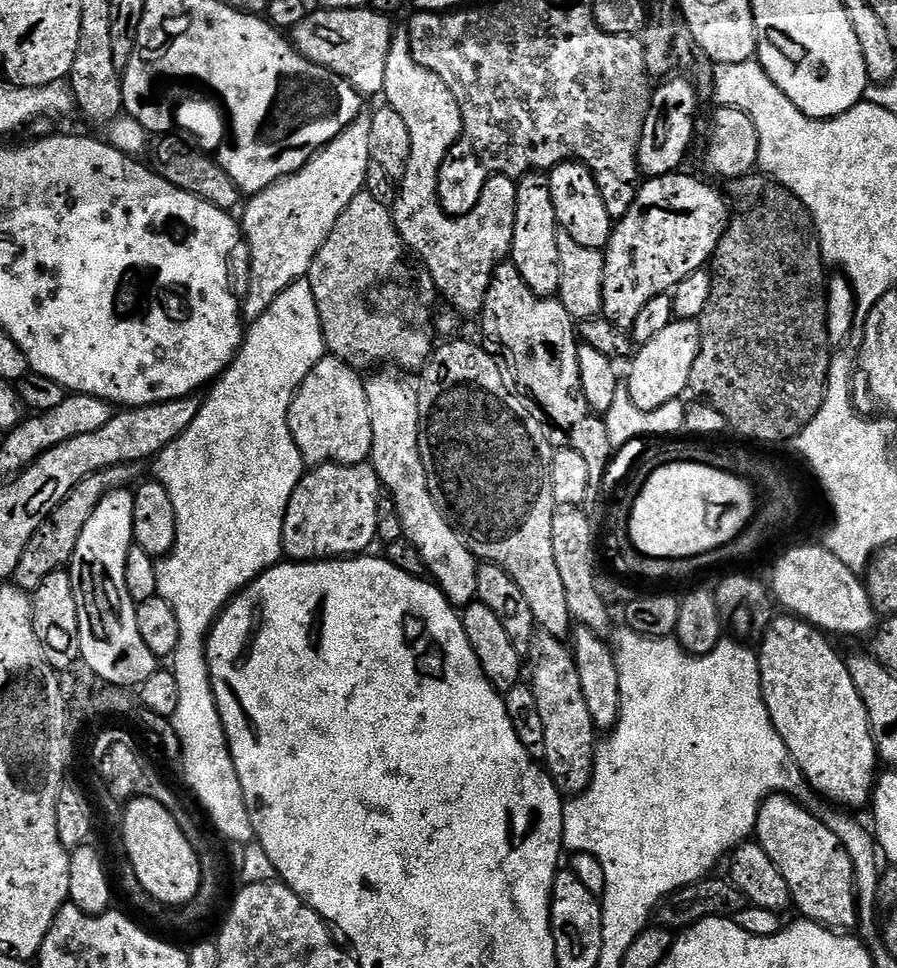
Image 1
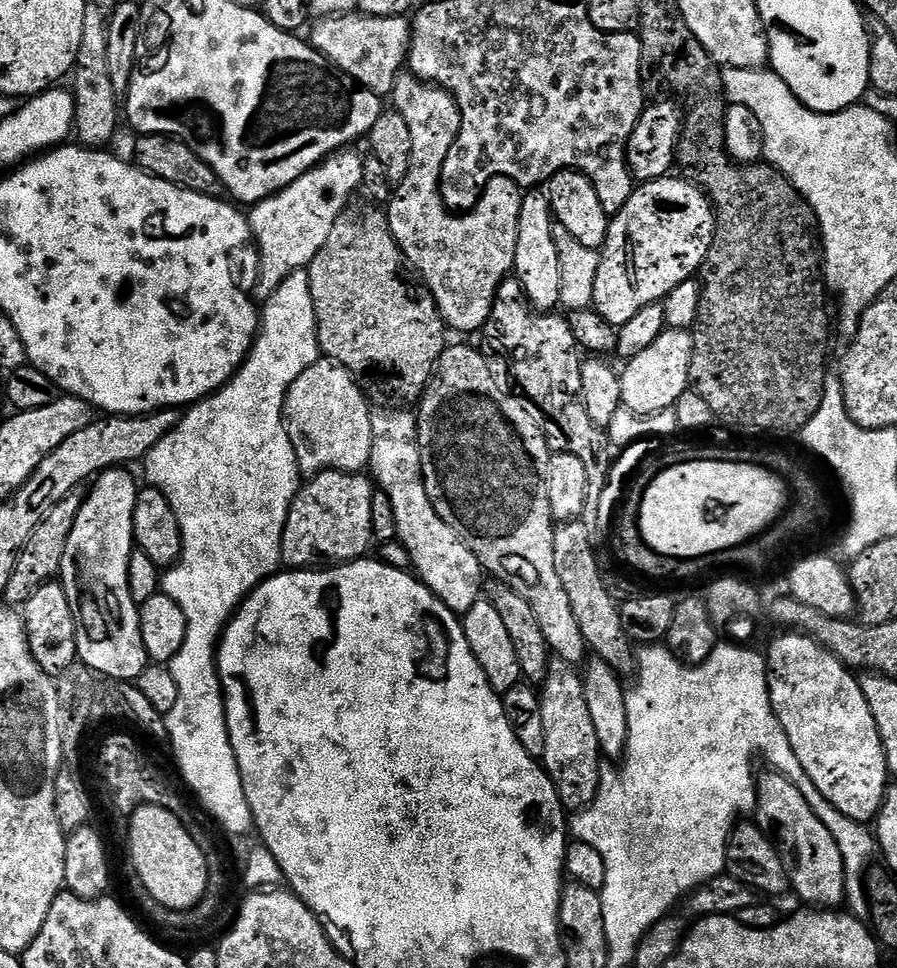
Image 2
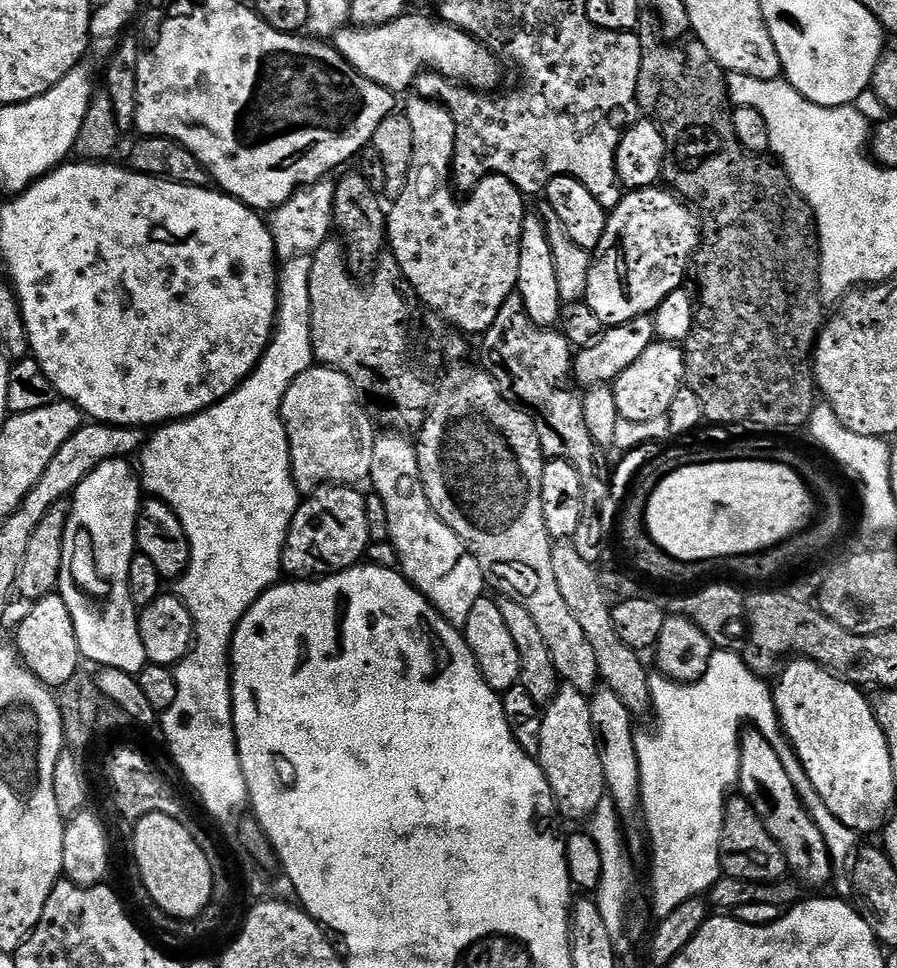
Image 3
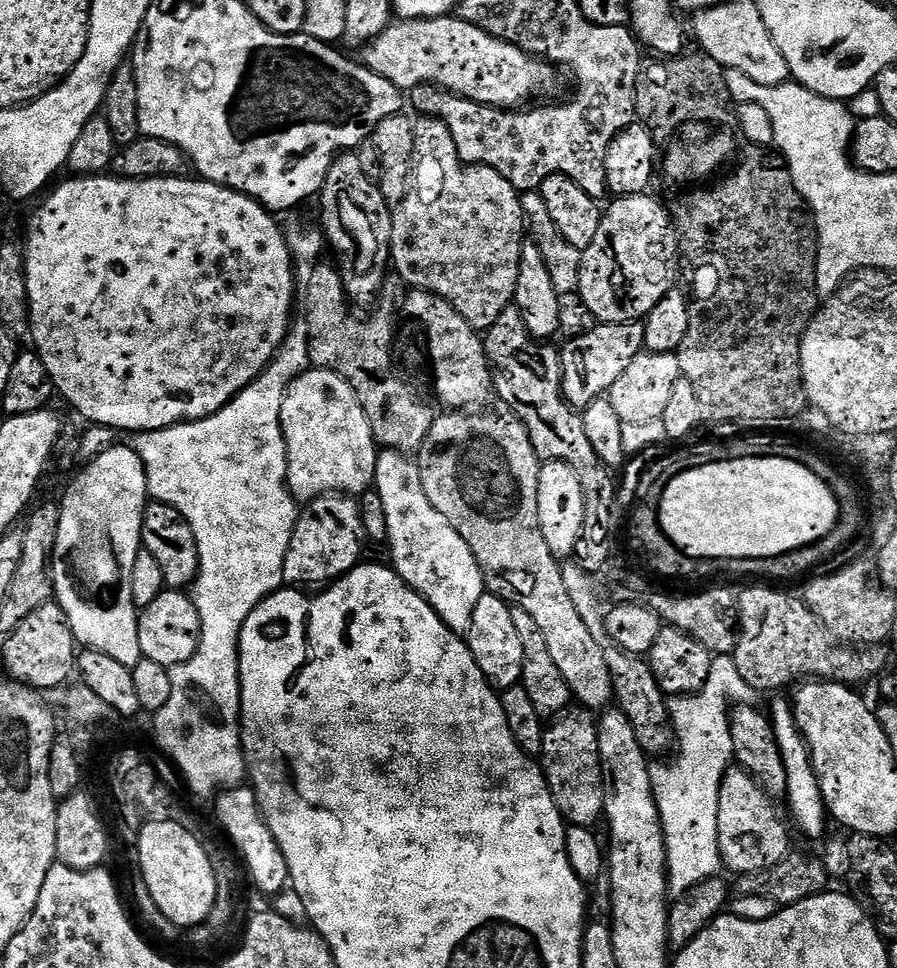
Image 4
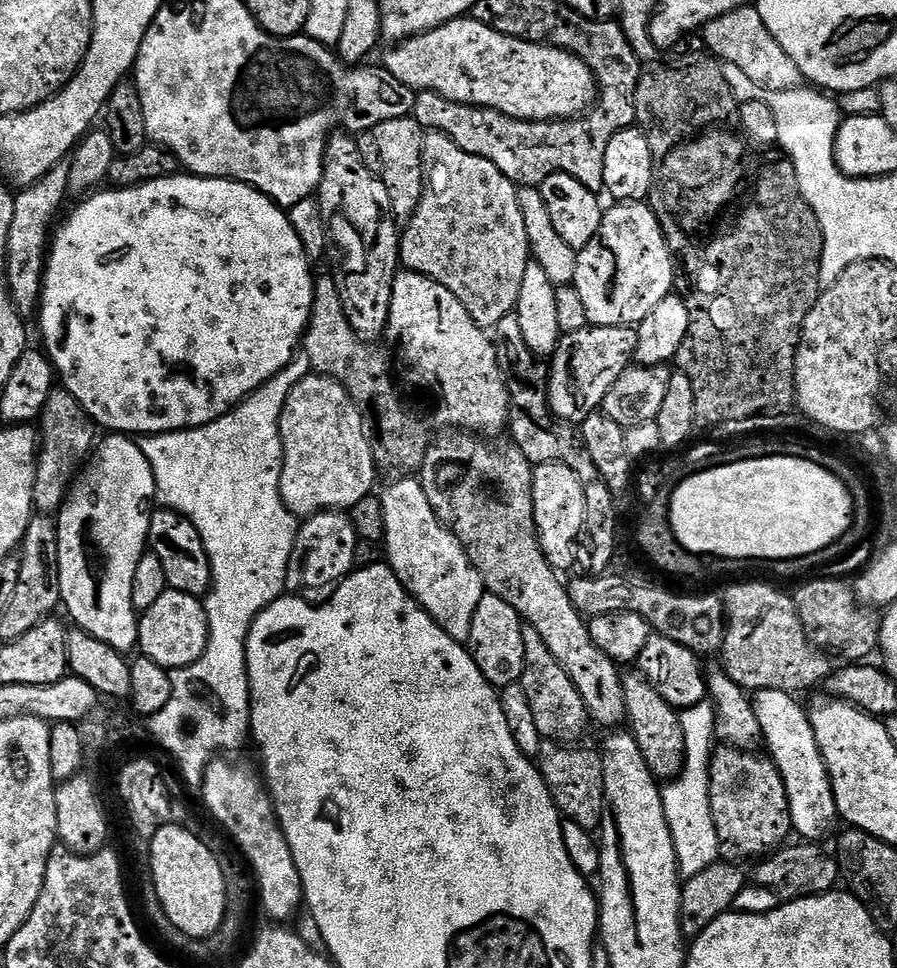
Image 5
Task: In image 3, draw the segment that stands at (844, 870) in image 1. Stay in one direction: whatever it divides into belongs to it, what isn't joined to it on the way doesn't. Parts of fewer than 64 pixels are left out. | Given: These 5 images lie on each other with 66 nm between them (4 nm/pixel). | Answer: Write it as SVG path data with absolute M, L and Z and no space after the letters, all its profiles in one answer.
M745 727L740 734L739 791L751 801L762 818L766 830L782 850L788 871L801 885L820 888L832 880L832 856L828 852L828 838L818 830L814 818L801 802L792 776L786 774L778 750L758 729Z

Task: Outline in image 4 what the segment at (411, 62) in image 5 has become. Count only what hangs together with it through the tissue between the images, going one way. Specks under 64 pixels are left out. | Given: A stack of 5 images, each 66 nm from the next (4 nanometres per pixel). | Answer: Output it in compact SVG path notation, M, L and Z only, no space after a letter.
M449 14L433 20L400 20L394 22L363 49L363 63L377 72L386 82L394 82L401 90L421 86L444 88L454 96L472 100L481 106L516 110L527 105L535 96L548 96L556 88L557 69L553 65L521 50L516 44L486 34L478 26L461 20L459 15Z

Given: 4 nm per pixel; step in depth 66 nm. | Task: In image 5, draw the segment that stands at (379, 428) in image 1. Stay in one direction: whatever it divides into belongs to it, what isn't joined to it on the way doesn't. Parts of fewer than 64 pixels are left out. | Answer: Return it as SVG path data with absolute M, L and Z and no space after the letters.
M396 478L380 501L386 514L386 534L382 541L386 549L386 563L402 582L408 593L420 603L450 634L450 638L467 642L470 638L470 622L474 622L474 610L486 595L486 589L478 570L468 560L458 538L434 514L426 490L419 479Z

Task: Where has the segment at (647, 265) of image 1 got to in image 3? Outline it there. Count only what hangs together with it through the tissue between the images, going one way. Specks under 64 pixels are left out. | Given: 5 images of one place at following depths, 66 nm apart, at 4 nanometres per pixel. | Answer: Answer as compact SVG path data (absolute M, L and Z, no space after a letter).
M664 186L629 191L620 199L620 205L608 212L602 242L598 242L594 249L584 303L590 306L590 310L594 310L594 314L598 314L598 318L602 318L608 328L616 328L639 316L655 313L656 307L685 283L688 263L693 263L701 239L702 228L698 223L697 213L675 192Z

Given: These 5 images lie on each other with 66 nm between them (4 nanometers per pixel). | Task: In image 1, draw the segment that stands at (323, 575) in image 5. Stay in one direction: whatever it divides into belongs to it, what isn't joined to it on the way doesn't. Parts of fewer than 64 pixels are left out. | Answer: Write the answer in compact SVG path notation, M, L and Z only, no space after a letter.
M371 463L362 464L321 464L313 467L311 470L305 471L304 476L298 482L298 486L294 490L294 494L290 498L290 506L286 510L286 518L284 519L284 529L282 530L282 538L284 539L284 556L292 562L315 562L317 560L334 560L337 558L352 558L357 554L364 554L369 551L371 544L377 543L376 531L378 530L378 498L382 491L382 485L376 472L372 469Z

